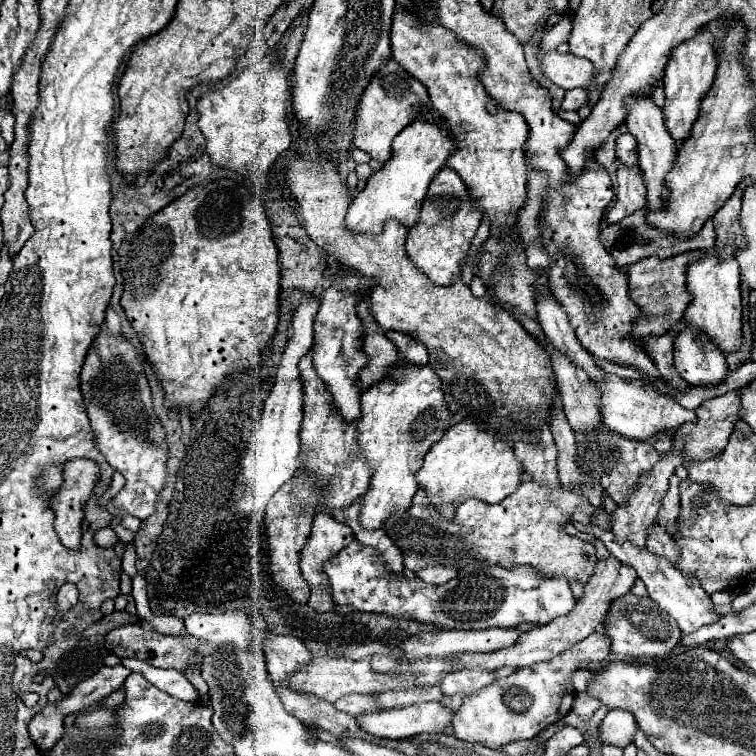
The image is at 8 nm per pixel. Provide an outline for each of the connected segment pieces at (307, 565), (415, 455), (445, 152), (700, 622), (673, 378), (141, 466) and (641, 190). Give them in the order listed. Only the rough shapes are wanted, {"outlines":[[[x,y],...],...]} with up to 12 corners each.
{"outlines":[[[315,514],[301,570],[311,588],[331,594],[323,566],[355,536]],[[431,366],[393,368],[361,394],[371,468],[359,522],[407,510],[451,412]],[[417,118],[393,158],[349,204],[345,226],[411,228],[455,152],[449,130]],[[589,526],[617,560],[637,570],[683,634],[721,618],[697,580],[665,558]],[[679,324],[663,336],[647,336],[641,344],[661,376],[677,390],[689,384],[673,364]],[[105,328],[81,372],[113,498],[145,520],[167,442],[143,358]],[[617,164],[615,202],[607,222],[645,208],[639,168]]]}

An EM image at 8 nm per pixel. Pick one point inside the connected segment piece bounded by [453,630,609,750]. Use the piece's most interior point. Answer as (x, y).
(518, 707)

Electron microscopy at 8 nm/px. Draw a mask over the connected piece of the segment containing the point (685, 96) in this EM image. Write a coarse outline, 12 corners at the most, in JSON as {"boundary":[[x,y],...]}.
{"boundary":[[701,28],[665,66],[663,114],[677,142],[691,134],[717,54]]}

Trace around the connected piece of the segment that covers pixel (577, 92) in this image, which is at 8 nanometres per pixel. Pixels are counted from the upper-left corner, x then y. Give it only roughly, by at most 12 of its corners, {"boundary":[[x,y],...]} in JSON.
{"boundary":[[573,88],[561,102],[563,110],[579,110],[587,104],[587,92]]}

